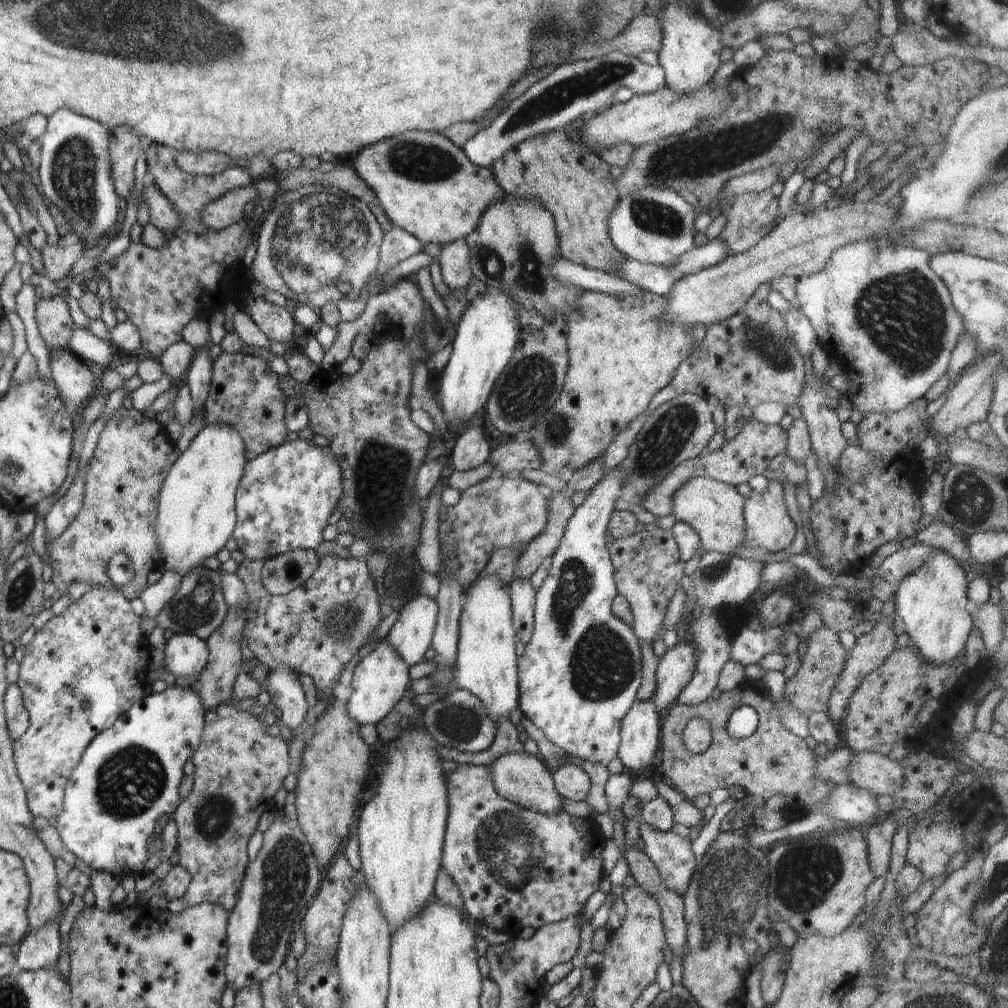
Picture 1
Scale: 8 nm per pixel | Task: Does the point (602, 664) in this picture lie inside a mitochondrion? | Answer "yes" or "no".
yes

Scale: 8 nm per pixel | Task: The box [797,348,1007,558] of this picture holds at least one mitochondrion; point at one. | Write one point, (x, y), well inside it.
(971, 500)

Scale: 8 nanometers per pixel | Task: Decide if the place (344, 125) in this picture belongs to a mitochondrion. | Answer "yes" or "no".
no

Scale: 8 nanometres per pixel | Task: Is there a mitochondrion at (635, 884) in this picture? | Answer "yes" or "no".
no

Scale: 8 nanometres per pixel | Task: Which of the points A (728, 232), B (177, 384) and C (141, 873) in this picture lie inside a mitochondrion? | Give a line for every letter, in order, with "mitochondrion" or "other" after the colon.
A: other
B: other
C: other

